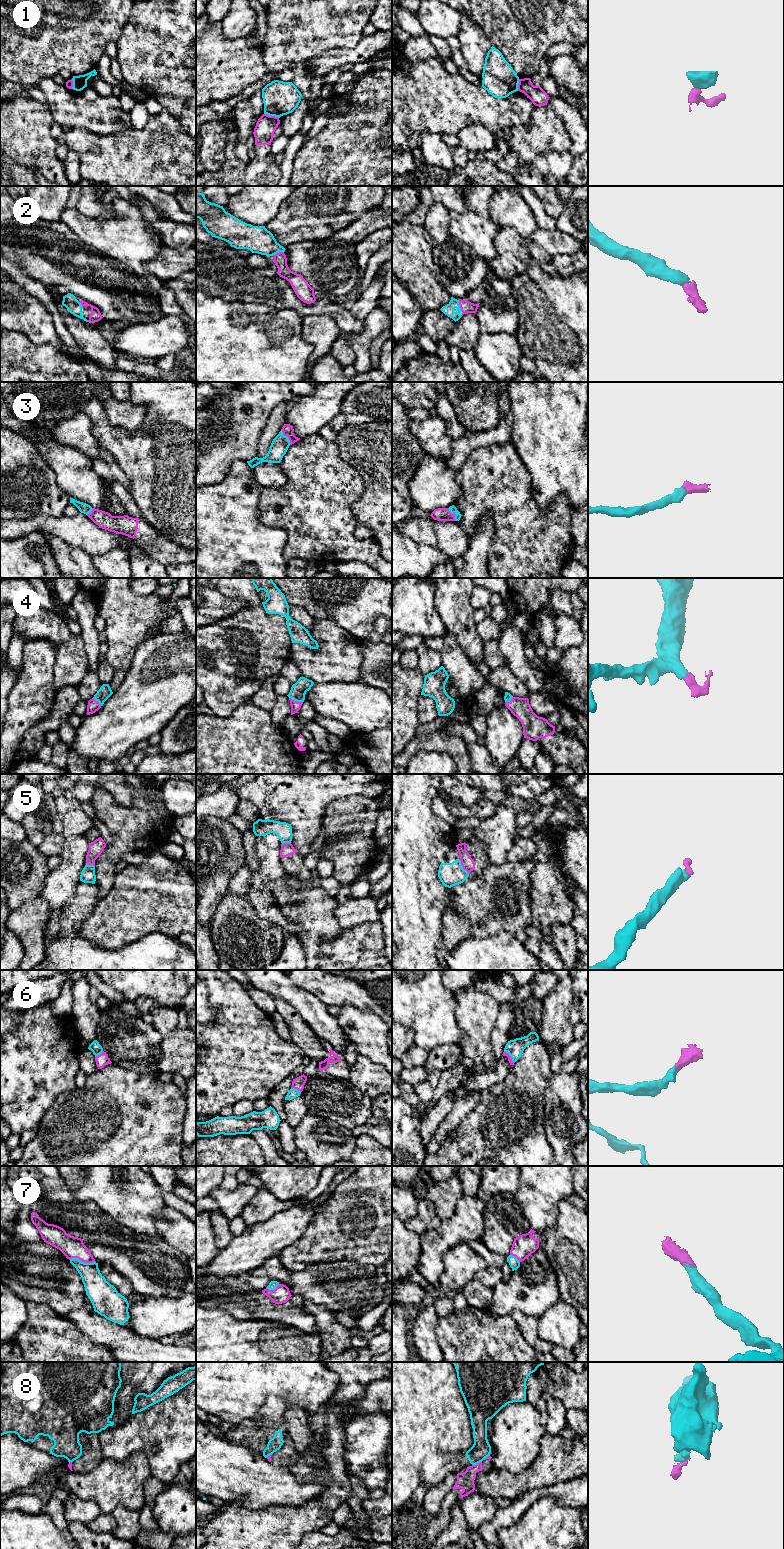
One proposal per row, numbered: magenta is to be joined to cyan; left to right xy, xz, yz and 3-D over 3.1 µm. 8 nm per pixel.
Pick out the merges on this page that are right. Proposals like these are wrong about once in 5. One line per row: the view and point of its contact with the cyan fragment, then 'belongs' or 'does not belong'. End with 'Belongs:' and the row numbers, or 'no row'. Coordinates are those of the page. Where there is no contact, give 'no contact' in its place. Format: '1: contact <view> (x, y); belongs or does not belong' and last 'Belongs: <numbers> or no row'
1: contact xz (271, 115); does not belong
2: contact yz (459, 306); belongs
3: contact xz (286, 436); belongs
4: contact xz (296, 700); belongs
5: contact yz (462, 867); belongs
6: contact yz (510, 1055); belongs
7: contact xy (81, 1261); belongs
8: contact yz (476, 1463); does not belong
Belongs: 2, 3, 4, 5, 6, 7

